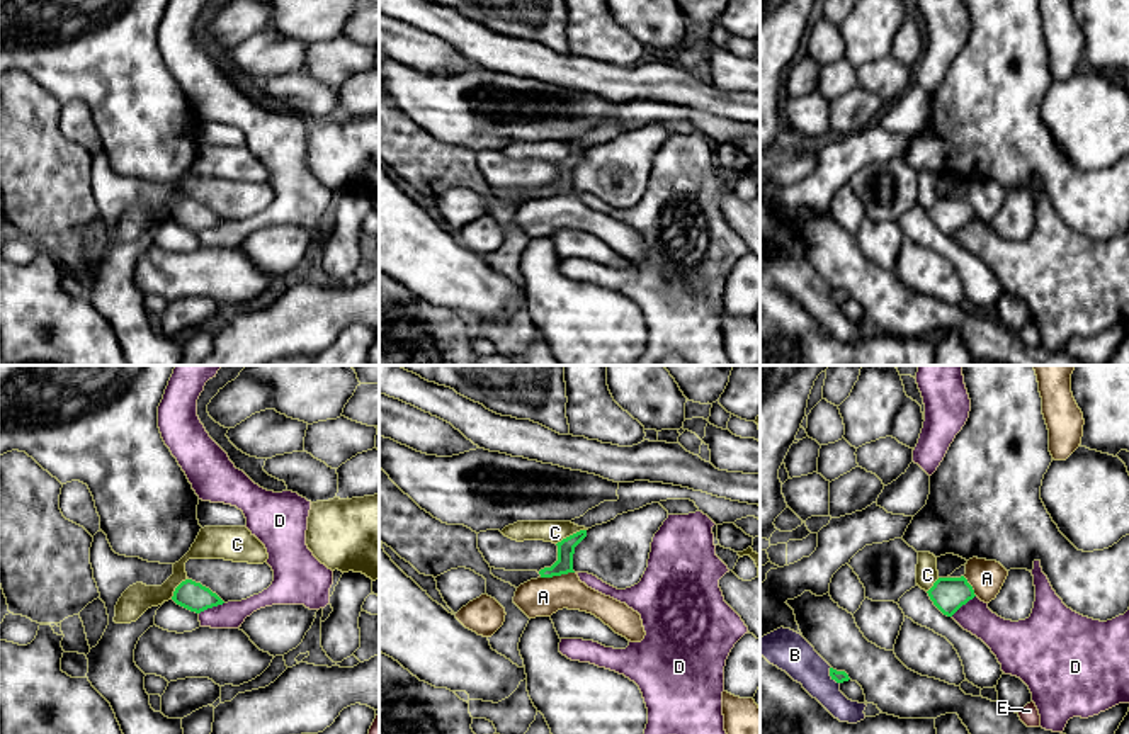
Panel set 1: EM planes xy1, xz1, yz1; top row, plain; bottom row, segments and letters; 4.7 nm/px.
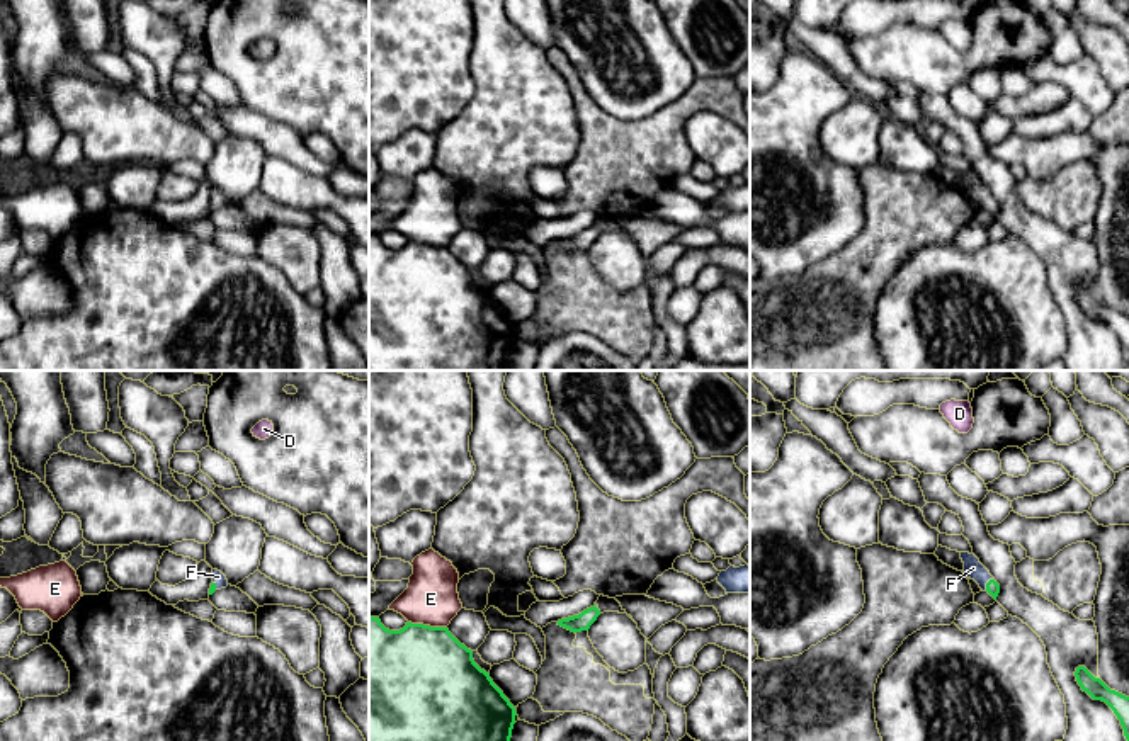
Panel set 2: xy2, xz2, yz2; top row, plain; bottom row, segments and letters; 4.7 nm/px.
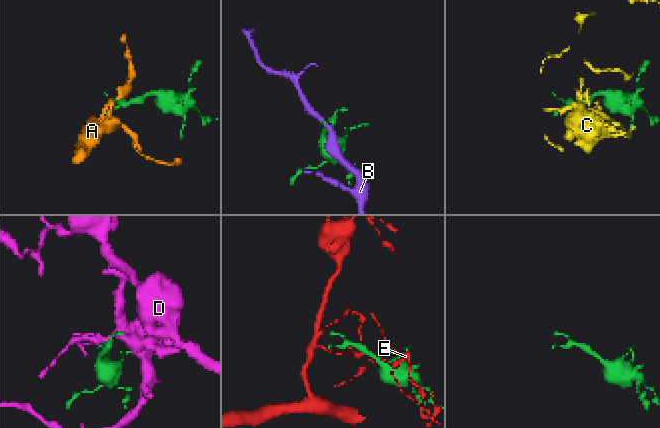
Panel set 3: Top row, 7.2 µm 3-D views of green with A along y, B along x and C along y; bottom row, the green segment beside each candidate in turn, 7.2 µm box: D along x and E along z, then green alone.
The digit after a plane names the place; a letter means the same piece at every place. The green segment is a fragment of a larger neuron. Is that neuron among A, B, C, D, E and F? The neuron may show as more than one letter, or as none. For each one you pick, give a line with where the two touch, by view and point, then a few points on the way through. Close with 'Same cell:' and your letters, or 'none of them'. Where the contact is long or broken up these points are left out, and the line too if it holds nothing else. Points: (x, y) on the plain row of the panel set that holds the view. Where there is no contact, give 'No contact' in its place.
F: Touches green at yz2 (987, 203). Path across: yz2 (992, 206), (987, 203), (973, 187)
Same cell: F

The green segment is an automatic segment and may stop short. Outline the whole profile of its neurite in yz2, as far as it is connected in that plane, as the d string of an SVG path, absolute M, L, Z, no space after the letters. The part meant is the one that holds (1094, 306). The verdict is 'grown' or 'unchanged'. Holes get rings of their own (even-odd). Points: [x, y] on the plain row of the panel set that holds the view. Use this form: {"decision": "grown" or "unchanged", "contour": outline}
{"decision": "unchanged", "contour": "M1078 286L1075 291L1076 301L1083 311L1086 311L1093 320L1105 321L1124 348L1124 355L1129 362L1129 316L1110 309L1100 297L1095 297L1085 286Z"}

